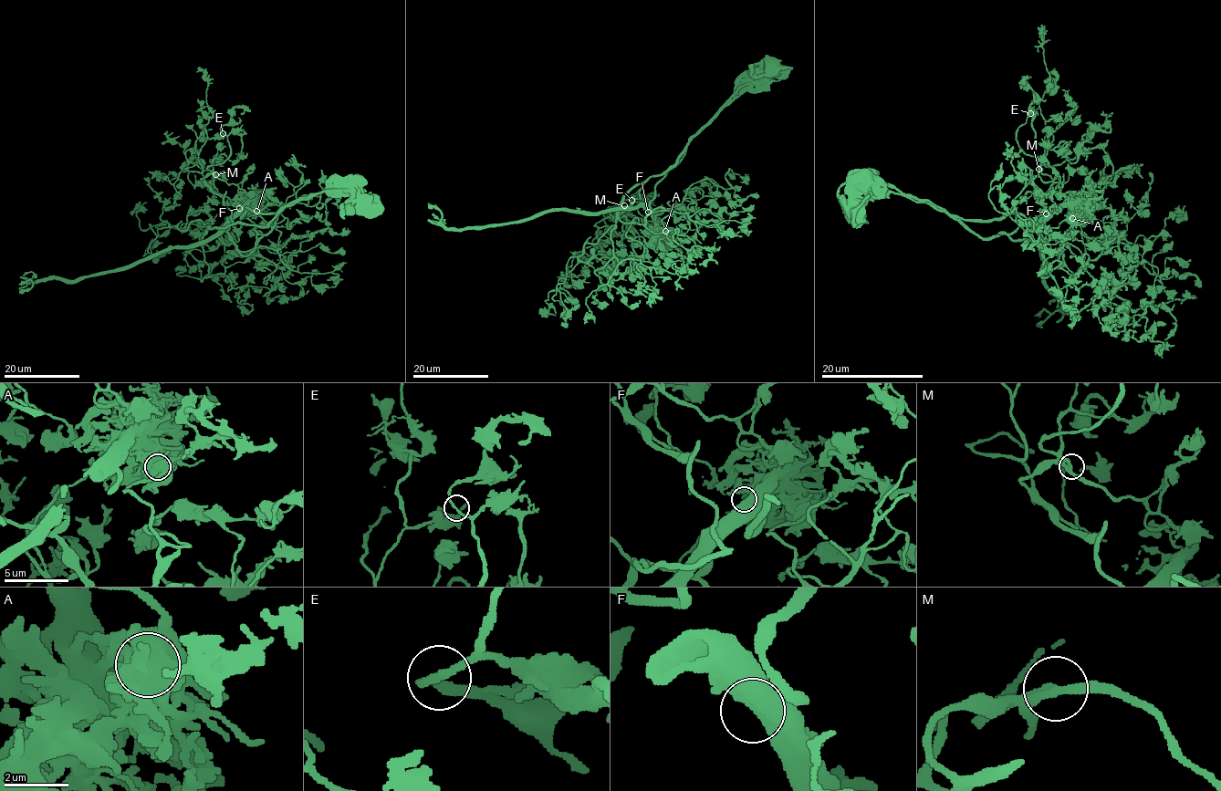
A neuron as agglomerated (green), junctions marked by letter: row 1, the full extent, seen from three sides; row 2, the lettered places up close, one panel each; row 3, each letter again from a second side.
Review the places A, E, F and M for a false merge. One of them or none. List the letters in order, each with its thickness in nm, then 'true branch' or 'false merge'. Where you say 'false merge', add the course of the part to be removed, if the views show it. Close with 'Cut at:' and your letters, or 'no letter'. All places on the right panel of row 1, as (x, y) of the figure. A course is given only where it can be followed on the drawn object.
A: calibre 700 nm; false merge; course (1071, 217), (1071, 210), (1060, 207), (1039, 223), (1048, 263), (1045, 282), (1069, 309), (1055, 310), (1036, 327)
E: calibre 190 nm; true branch
F: calibre 700 nm; true branch
M: calibre 280 nm; true branch
Cut at: A

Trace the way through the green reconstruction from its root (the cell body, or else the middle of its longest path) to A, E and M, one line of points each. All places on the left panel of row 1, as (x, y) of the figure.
A: (362, 205), (356, 195), (321, 192), (294, 200), (278, 212), (246, 208), (241, 218), (246, 203), (256, 211)
E: (362, 205), (356, 195), (313, 192), (266, 226), (234, 223), (225, 192), (202, 180), (230, 154), (222, 133)
M: (362, 205), (356, 195), (321, 192), (278, 212), (246, 208), (241, 218), (249, 200), (215, 175)

